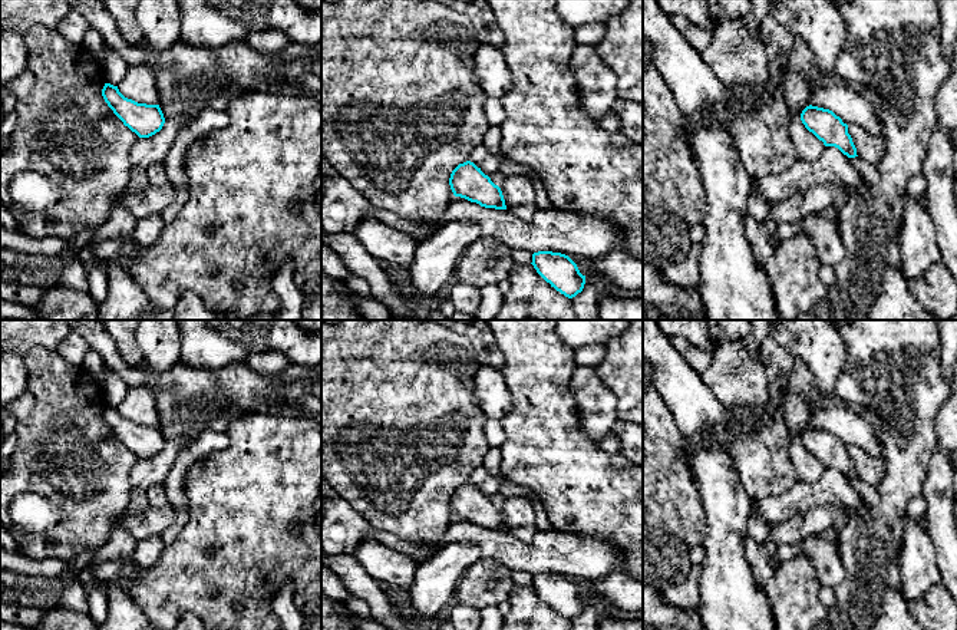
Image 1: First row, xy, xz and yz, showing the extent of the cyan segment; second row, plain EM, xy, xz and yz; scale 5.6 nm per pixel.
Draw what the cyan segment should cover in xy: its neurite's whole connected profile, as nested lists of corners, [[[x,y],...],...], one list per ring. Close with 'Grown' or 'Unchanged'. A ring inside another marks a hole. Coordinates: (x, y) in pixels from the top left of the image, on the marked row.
[[[105,83],[102,96],[113,113],[139,138],[149,138],[165,123],[159,105],[138,103],[125,98],[118,86]]]. Unchanged

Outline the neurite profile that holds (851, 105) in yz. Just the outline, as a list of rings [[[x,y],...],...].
[[[822,79],[815,83],[811,88],[809,105],[832,111],[847,125],[855,123],[865,128],[871,135],[882,135],[882,123],[875,102],[841,79]]]

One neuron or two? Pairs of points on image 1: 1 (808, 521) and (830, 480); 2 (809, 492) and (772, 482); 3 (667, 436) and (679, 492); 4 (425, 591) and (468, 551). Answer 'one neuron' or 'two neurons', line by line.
1: two neurons
2: two neurons
3: one neuron
4: one neuron

